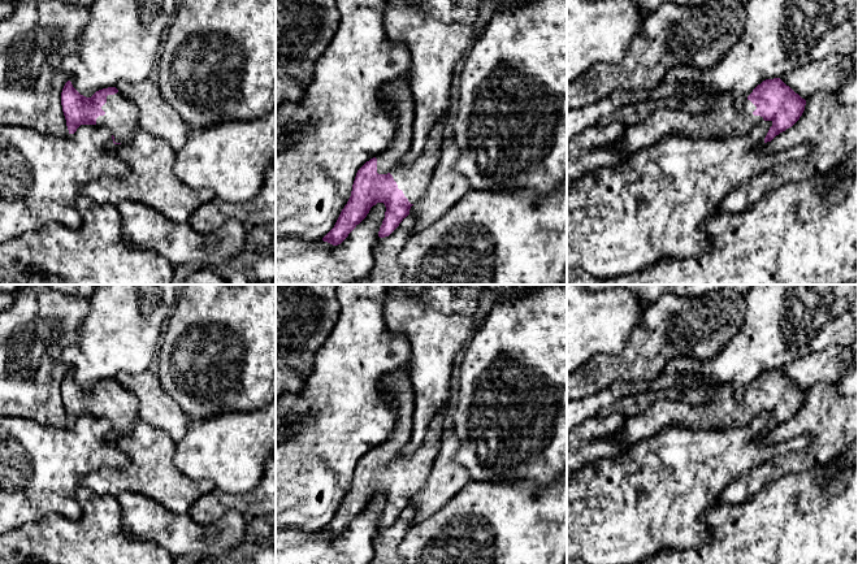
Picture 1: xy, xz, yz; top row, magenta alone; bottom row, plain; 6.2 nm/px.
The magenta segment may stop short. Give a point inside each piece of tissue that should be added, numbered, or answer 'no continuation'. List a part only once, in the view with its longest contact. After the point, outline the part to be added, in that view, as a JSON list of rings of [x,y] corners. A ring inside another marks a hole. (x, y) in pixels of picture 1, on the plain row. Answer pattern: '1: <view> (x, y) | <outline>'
1: xz (412, 469) | [[[411,360],[398,370],[386,373],[380,383],[380,392],[396,409],[396,421],[390,437],[376,447],[377,464],[390,464],[411,495],[421,491],[429,478],[433,461],[443,437],[443,420],[447,404],[432,421],[422,444],[408,454],[402,450],[411,439],[413,430],[413,390],[411,385]]]

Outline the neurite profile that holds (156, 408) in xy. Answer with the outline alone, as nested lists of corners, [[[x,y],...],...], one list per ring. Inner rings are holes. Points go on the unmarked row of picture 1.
[[[148,369],[138,374],[121,372],[116,379],[139,400],[139,420],[169,433],[174,442],[185,437],[190,418],[162,390],[156,373]]]

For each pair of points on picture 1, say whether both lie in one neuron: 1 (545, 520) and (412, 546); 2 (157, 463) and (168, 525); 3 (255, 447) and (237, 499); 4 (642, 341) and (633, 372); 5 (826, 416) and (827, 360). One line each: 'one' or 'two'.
1: one
2: two
3: two
4: one
5: two

